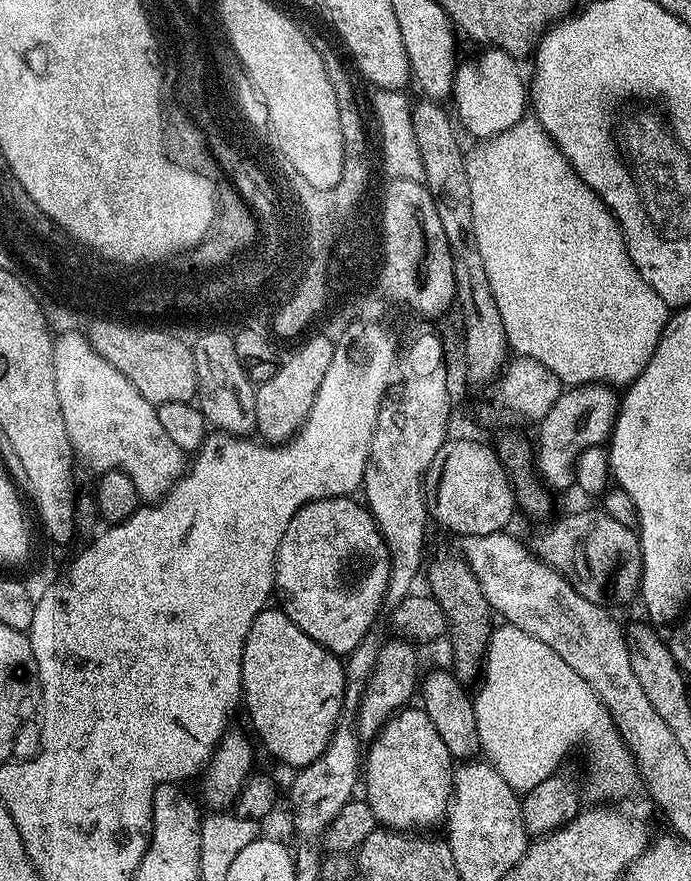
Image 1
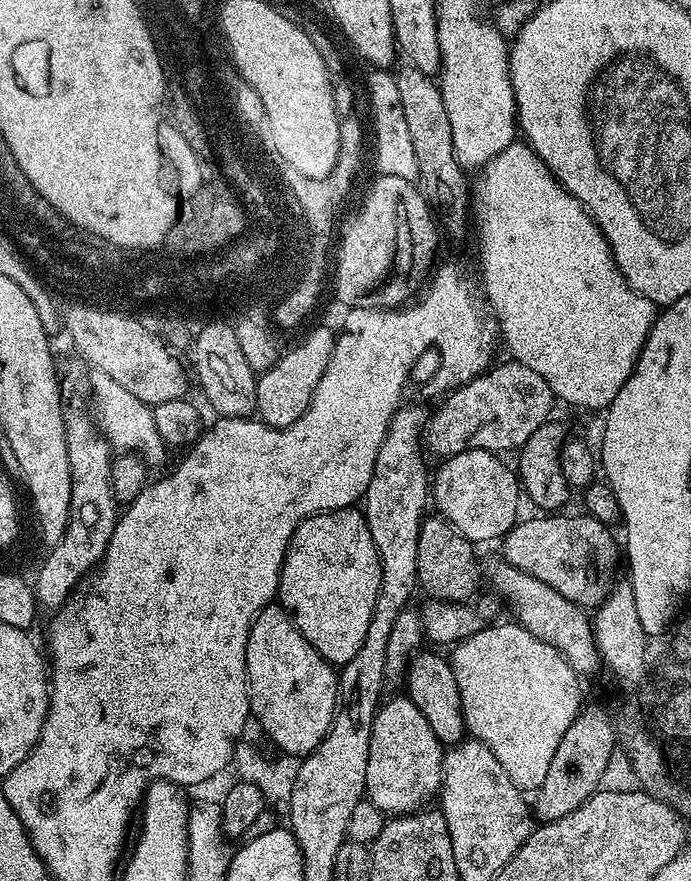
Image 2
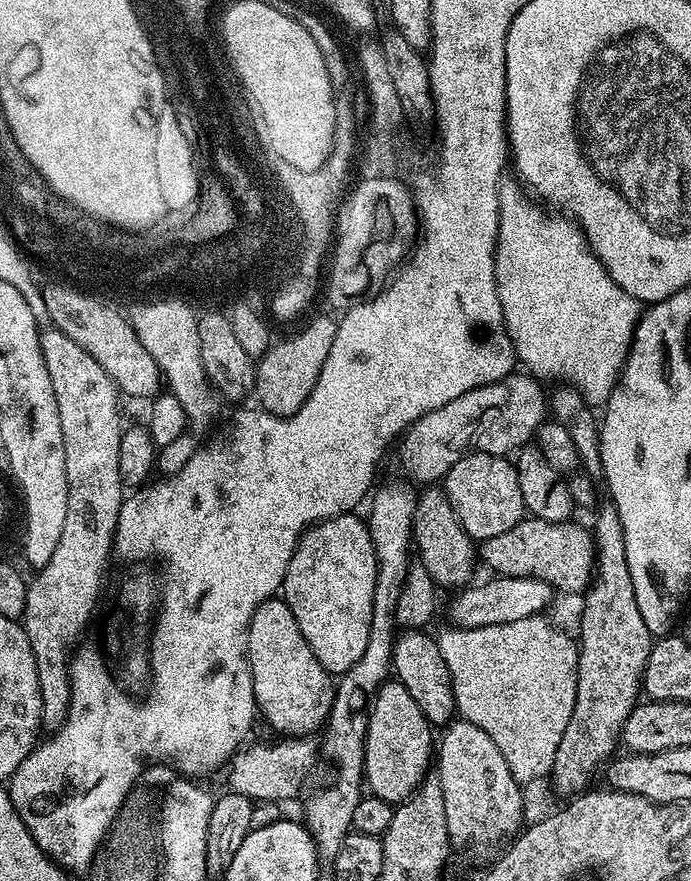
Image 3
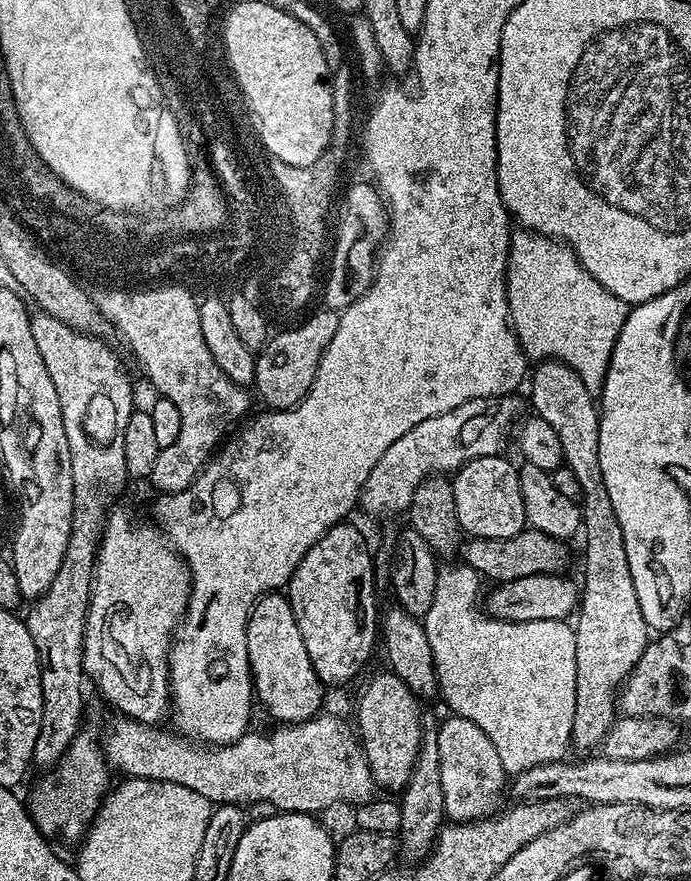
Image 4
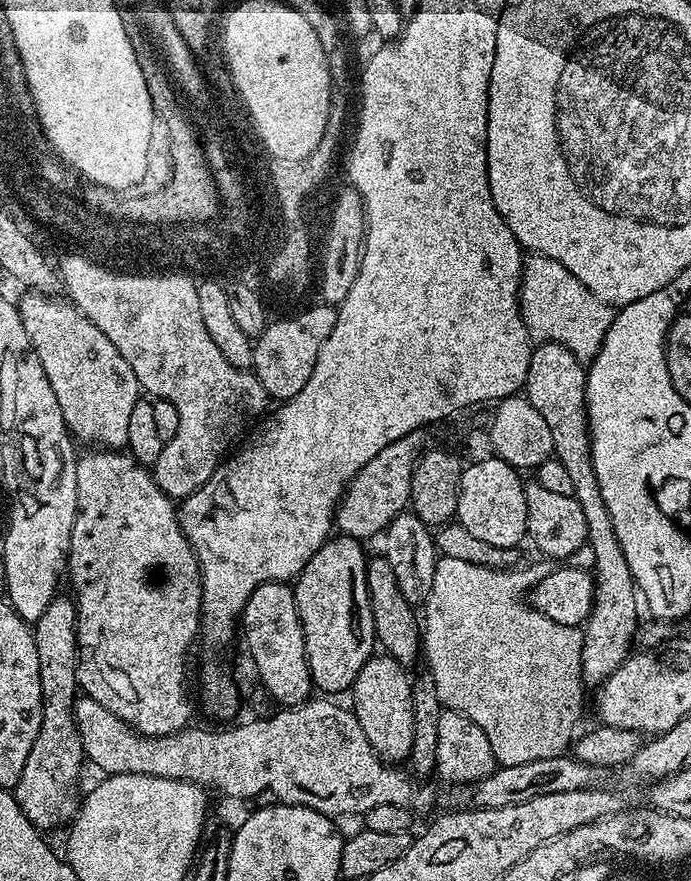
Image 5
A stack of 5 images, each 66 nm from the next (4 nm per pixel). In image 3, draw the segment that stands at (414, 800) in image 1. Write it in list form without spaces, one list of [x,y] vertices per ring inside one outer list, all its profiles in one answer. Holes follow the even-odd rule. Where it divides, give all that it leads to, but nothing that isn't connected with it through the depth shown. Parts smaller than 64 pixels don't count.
[[[392,678],[380,685],[376,695],[372,697],[367,711],[368,725],[366,726],[366,742],[364,743],[364,782],[367,791],[379,799],[384,799],[390,805],[397,805],[408,799],[416,788],[429,775],[434,764],[433,725],[422,714],[418,702],[410,698],[406,686]]]

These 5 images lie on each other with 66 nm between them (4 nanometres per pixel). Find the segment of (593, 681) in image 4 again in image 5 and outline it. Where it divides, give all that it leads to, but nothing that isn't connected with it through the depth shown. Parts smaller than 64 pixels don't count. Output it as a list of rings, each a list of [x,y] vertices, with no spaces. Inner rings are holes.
[[[540,342],[533,347],[530,354],[530,368],[526,370],[526,382],[522,389],[523,395],[542,414],[546,426],[550,426],[550,435],[554,438],[554,456],[566,466],[574,484],[573,496],[576,497],[578,506],[582,506],[582,515],[588,523],[587,551],[592,551],[592,565],[590,571],[592,580],[596,583],[596,593],[592,603],[592,613],[582,625],[584,641],[582,642],[582,674],[585,685],[603,685],[605,678],[614,674],[618,666],[628,659],[633,651],[634,641],[637,639],[638,619],[636,620],[636,600],[638,604],[638,589],[636,580],[632,577],[630,566],[626,562],[626,554],[622,554],[622,546],[618,542],[618,536],[614,534],[614,526],[610,518],[610,512],[606,510],[606,504],[602,502],[602,494],[598,490],[598,480],[594,474],[592,465],[592,439],[588,437],[588,405],[584,402],[584,378],[586,375],[585,365],[566,346]]]

